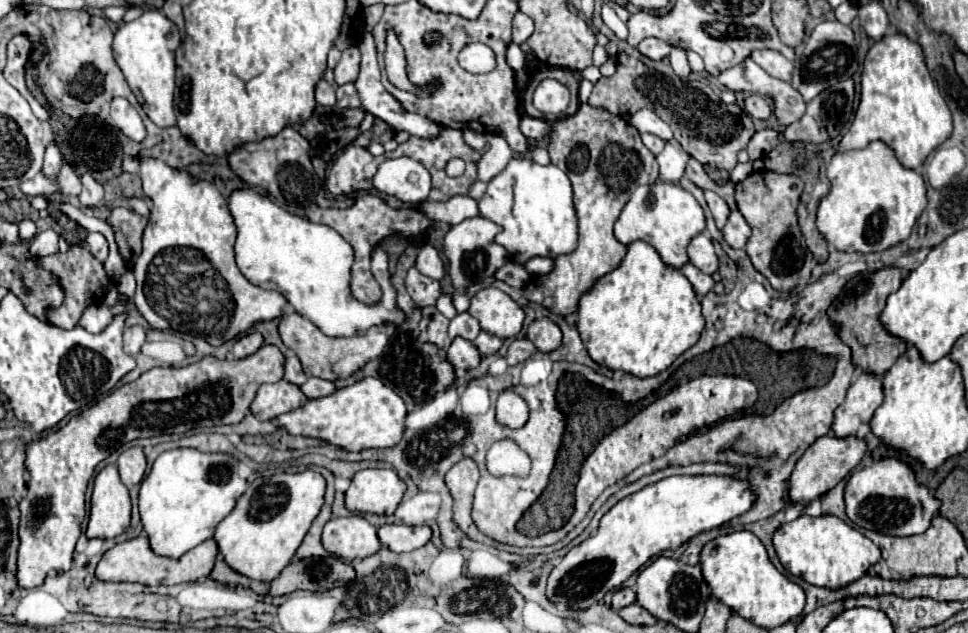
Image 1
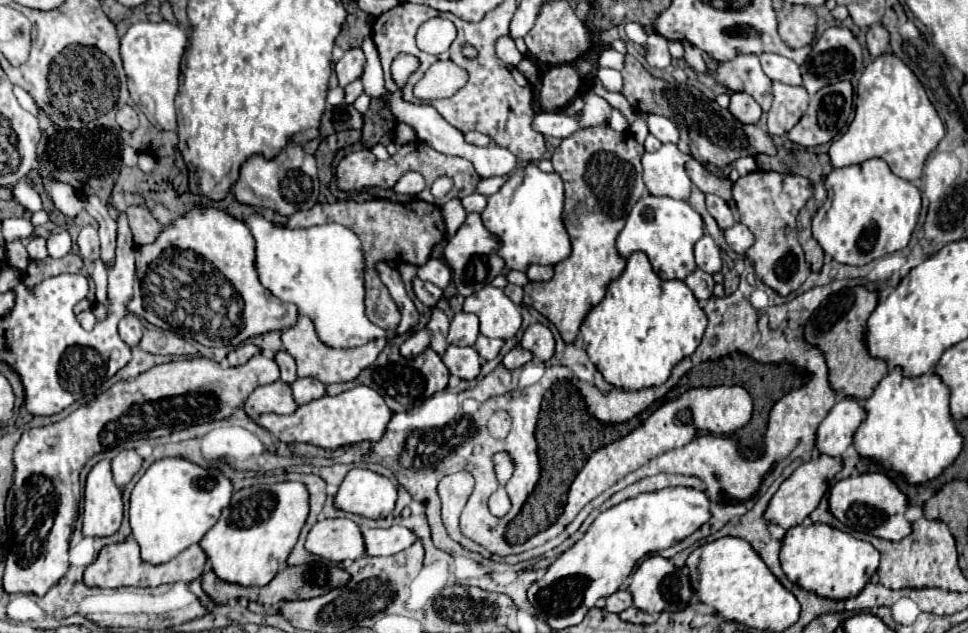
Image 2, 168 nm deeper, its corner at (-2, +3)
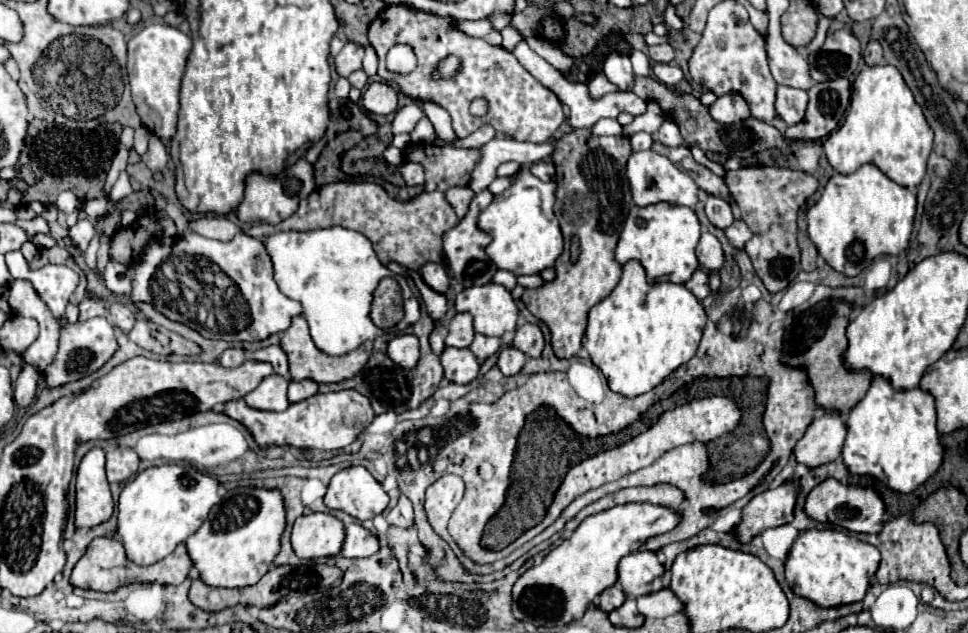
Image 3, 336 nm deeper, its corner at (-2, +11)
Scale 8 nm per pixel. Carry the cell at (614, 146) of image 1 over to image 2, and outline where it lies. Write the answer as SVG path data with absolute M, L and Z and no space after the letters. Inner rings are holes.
M608 123L578 129L562 139L552 155L554 171L562 175L566 187L564 223L572 239L572 255L554 267L554 277L550 281L530 281L524 287L524 305L532 305L546 315L558 327L566 343L576 341L586 313L602 301L606 285L626 267L626 259L616 251L616 237L632 205L646 191L642 155L644 147L630 131L618 133Z

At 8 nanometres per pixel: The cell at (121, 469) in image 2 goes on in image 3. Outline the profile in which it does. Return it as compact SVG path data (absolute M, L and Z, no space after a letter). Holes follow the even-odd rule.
M114 447L106 453L106 477L110 483L124 483L138 473L138 455L130 447Z

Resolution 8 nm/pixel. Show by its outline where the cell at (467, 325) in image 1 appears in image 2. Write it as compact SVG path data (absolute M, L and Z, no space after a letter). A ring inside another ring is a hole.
M460 311L450 321L448 343L452 343L452 345L474 345L478 333L480 333L478 317L474 313Z

